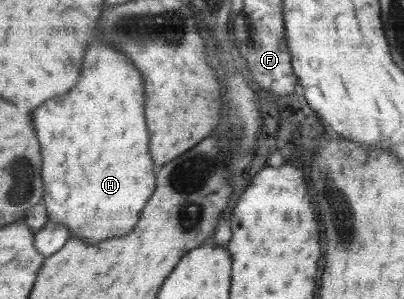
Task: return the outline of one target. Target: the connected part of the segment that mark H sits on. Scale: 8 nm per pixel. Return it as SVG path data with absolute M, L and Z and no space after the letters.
M96 37L90 45L88 45L88 51L84 55L84 63L82 63L82 71L80 71L80 81L74 89L70 89L66 95L62 95L60 99L48 99L42 107L38 107L32 117L34 117L34 127L36 127L36 133L38 133L38 141L40 141L40 147L42 147L42 179L44 179L44 191L46 195L50 197L44 197L44 205L48 209L48 219L56 223L64 223L68 225L68 230L72 235L76 237L84 237L88 241L102 241L106 237L112 237L112 235L126 235L138 221L140 217L140 211L144 209L146 201L150 199L150 195L154 193L154 187L156 187L156 181L154 181L154 163L152 163L152 157L150 157L150 151L148 151L148 131L146 131L146 119L144 119L144 79L140 75L140 71L132 65L132 61L126 57L126 55L112 49L112 46L106 45L106 41L100 41L100 37Z

